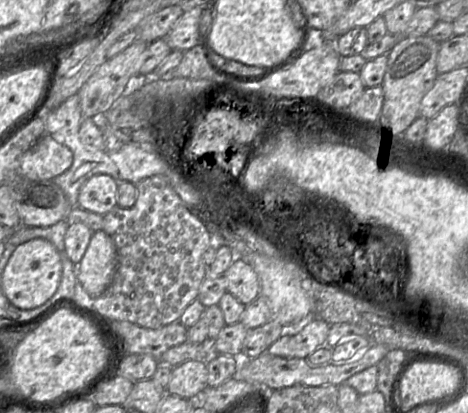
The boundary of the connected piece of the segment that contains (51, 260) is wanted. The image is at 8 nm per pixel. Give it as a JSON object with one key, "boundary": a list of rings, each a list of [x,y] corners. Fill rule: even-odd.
{"boundary":[[[34,238],[16,247],[2,275],[3,293],[9,302],[23,310],[43,305],[57,291],[62,275],[62,262],[55,245],[44,239]]]}

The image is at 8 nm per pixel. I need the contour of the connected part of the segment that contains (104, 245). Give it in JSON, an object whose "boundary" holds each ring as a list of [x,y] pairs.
{"boundary":[[[95,231],[79,263],[83,289],[98,298],[111,284],[117,268],[117,249],[113,239],[104,231]]]}

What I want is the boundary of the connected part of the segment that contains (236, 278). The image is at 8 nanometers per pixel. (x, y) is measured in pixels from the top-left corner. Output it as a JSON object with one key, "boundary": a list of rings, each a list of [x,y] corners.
{"boundary":[[[236,256],[224,276],[226,278],[226,291],[244,305],[249,305],[260,296],[258,275],[245,259]]]}

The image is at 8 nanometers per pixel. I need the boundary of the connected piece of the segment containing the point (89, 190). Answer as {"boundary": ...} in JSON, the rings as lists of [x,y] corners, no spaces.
{"boundary":[[[96,174],[81,187],[78,206],[82,209],[106,215],[117,205],[118,181],[107,174]]]}

